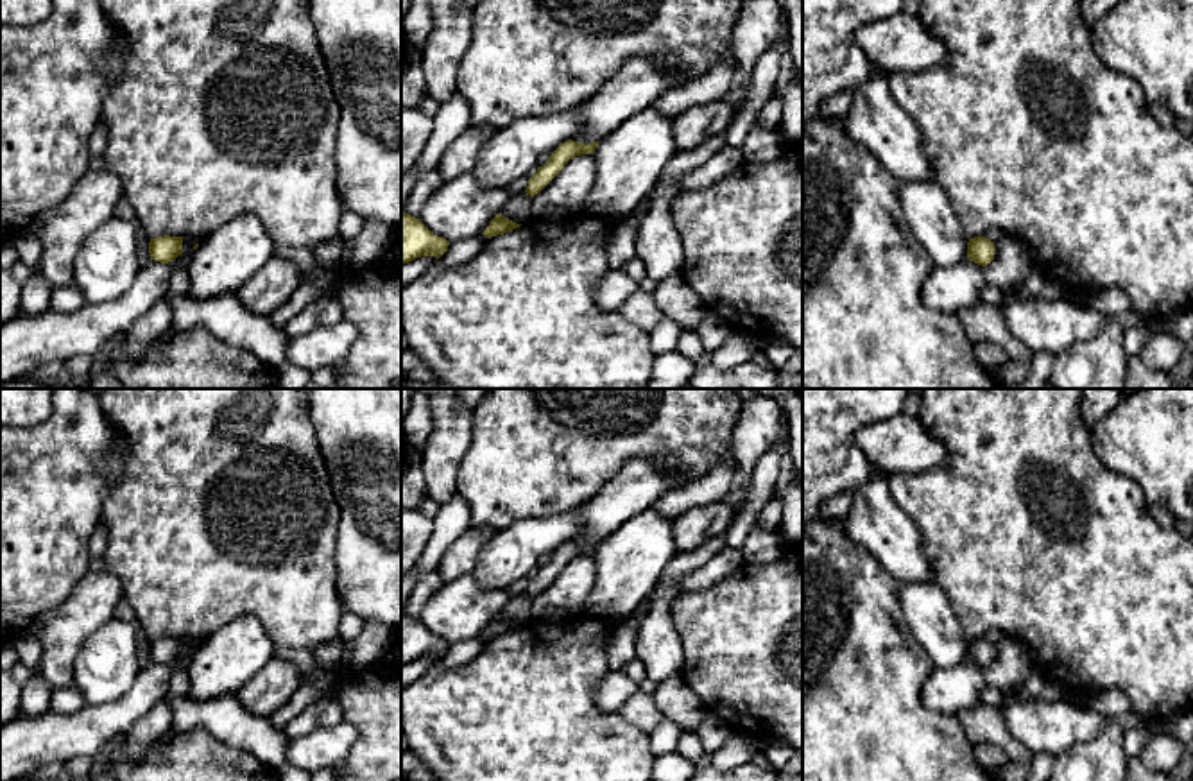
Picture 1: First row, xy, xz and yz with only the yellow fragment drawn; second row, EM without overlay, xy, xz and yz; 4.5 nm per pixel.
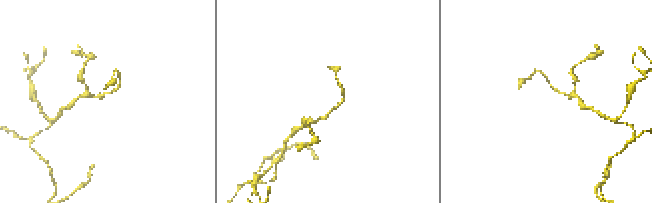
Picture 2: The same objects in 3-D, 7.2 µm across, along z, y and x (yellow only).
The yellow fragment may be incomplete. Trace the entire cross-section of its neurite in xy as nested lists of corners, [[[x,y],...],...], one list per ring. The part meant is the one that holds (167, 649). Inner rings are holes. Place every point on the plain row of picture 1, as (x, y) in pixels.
[[[158,638],[149,643],[150,661],[168,665],[183,654],[183,638]]]

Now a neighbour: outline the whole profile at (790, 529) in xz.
[[[792,480],[783,496],[779,536],[786,543],[802,543],[802,485]]]

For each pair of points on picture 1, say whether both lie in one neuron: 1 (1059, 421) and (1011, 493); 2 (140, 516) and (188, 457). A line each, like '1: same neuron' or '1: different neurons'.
1: same neuron
2: same neuron

